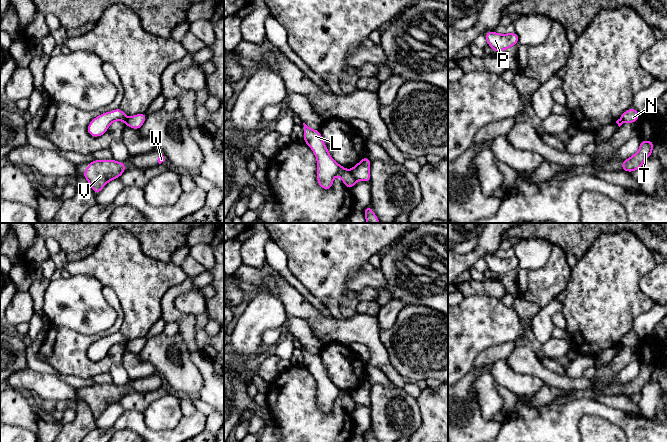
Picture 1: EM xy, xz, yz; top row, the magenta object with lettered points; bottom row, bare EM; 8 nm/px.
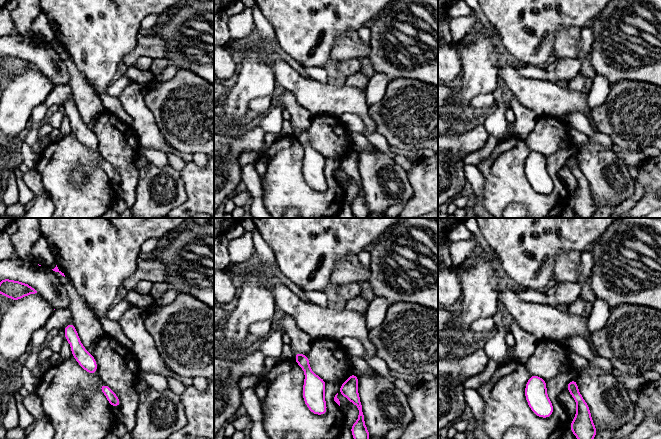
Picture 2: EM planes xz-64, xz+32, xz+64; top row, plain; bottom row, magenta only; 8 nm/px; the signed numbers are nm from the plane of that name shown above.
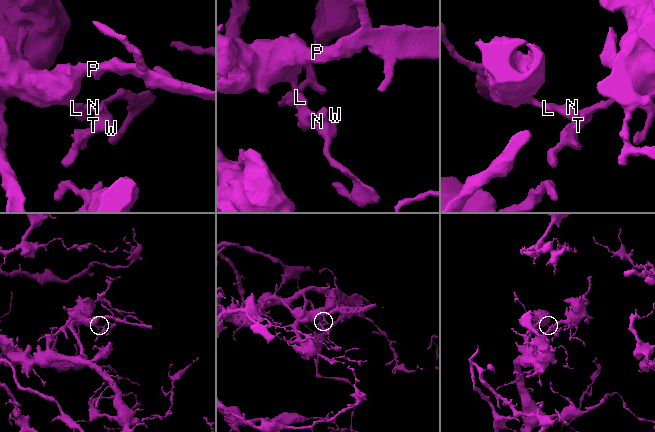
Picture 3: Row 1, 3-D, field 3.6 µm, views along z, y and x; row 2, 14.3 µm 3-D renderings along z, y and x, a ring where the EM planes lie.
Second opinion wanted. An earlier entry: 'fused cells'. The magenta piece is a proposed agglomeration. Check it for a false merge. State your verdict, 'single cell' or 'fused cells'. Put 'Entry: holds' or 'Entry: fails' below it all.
fused cells
Entry: holds

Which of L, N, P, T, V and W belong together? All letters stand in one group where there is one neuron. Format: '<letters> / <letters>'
L N P / T V W

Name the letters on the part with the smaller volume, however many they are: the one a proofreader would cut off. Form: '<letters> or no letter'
T, V, W

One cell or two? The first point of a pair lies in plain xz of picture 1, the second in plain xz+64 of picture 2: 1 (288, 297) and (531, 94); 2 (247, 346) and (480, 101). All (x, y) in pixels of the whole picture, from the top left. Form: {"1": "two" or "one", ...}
{"1": "one", "2": "two"}

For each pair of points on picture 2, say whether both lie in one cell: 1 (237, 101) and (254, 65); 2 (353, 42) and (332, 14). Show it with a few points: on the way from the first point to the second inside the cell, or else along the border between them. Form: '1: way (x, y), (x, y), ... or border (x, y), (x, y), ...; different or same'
1: way (243, 92), (254, 81), (254, 74); same
2: border (356, 30), (340, 35), (332, 51); different

